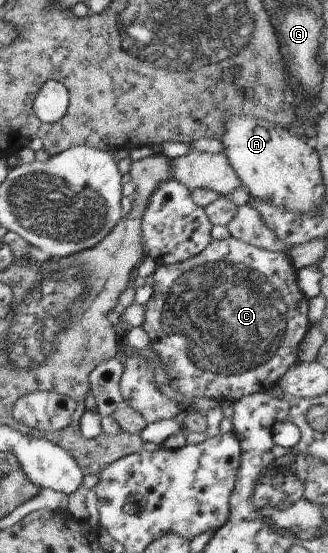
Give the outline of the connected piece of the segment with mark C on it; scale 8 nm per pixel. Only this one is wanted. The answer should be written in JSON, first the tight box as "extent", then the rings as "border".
{"extent":[140,236,310,403],"border":[[[230,236],[224,240],[212,239],[201,253],[187,258],[185,261],[157,265],[151,274],[153,279],[152,294],[144,303],[145,311],[140,326],[149,339],[147,348],[151,349],[161,361],[161,369],[164,370],[169,379],[168,385],[175,391],[179,391],[183,397],[187,397],[187,399],[208,397],[227,400],[232,403],[246,395],[273,387],[290,368],[290,365],[295,363],[297,346],[310,324],[308,321],[308,300],[297,287],[296,270],[292,267],[288,253],[268,252],[263,248],[247,245]]]}

